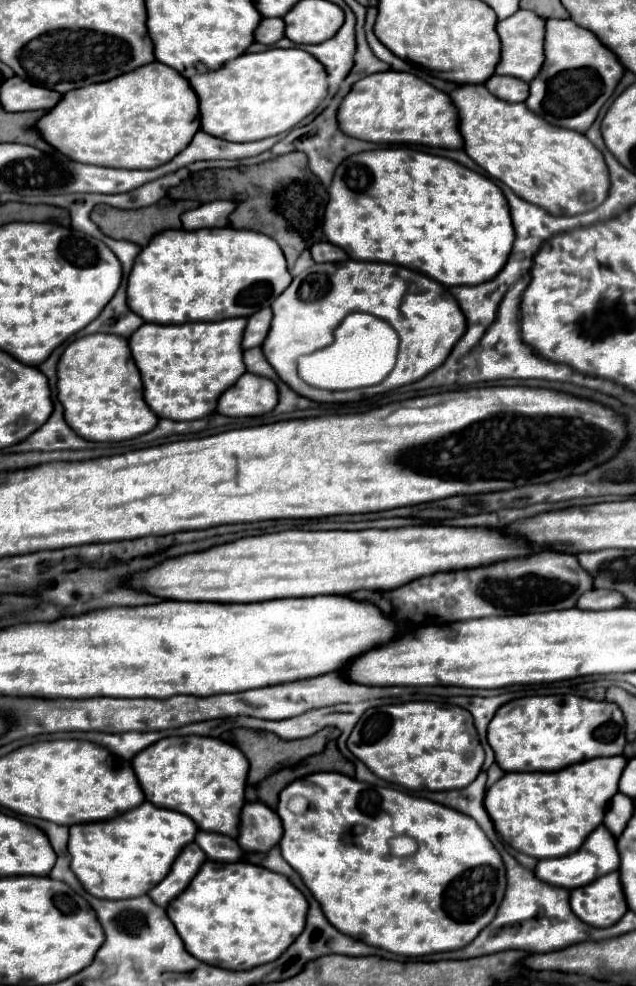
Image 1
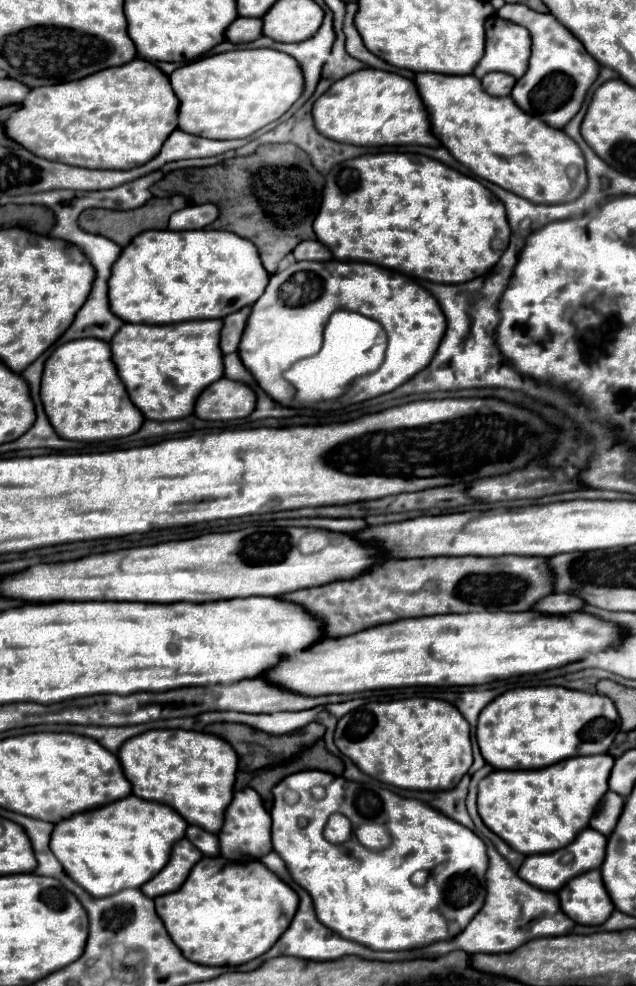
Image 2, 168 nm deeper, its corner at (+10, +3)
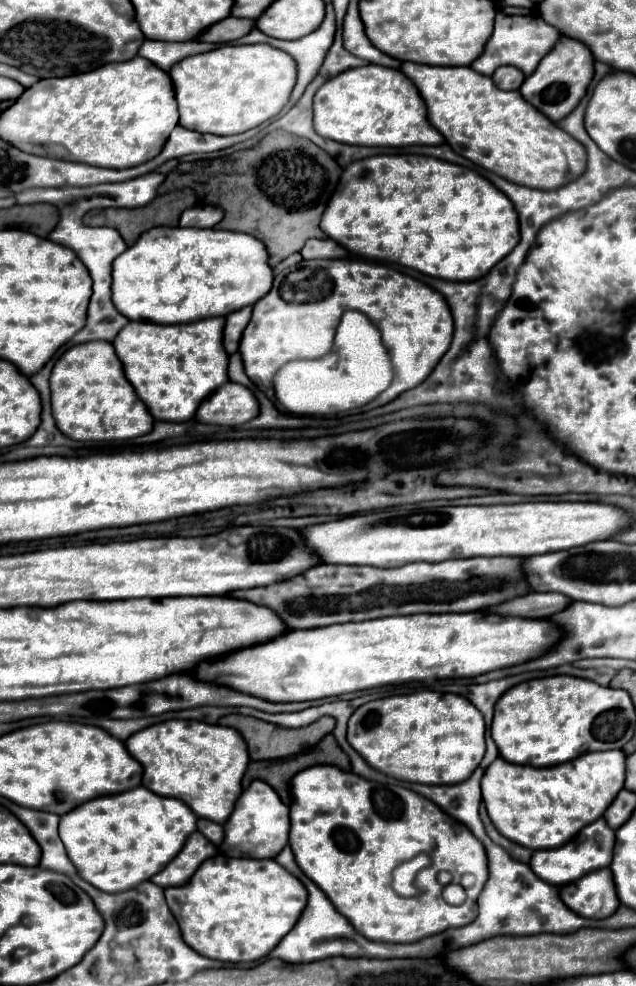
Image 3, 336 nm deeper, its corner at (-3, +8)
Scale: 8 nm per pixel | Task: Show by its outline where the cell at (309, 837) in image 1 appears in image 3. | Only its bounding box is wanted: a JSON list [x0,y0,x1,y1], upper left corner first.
[289,765,487,943]

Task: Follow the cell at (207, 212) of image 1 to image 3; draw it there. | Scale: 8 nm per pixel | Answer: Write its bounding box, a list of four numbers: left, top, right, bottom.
[179,205,223,227]

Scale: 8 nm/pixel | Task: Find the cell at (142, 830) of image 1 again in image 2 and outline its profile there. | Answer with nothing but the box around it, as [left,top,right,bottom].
[50,796,188,896]

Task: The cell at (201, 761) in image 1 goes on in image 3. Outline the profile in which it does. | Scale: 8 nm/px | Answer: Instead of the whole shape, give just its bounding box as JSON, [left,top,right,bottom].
[125,719,249,823]

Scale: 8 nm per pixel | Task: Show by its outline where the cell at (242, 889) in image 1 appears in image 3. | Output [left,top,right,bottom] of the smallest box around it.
[165,853,307,963]

